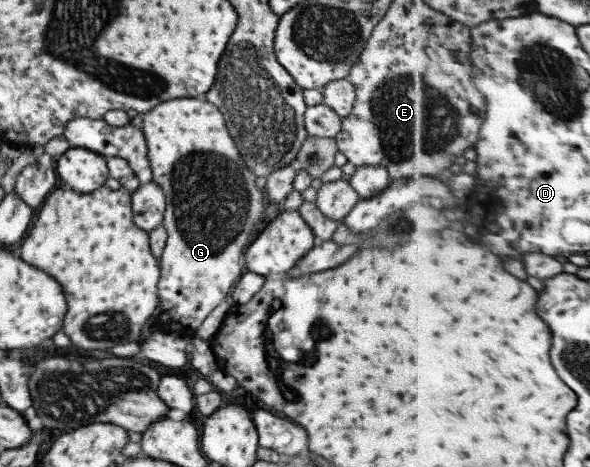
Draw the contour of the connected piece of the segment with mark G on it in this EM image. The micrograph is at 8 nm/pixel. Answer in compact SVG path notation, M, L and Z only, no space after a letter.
M191 97L169 99L139 114L136 121L146 143L152 181L162 189L166 203L162 226L167 237L158 261L158 306L151 318L160 331L192 333L207 314L226 299L234 283L246 271L242 255L258 231L256 224L268 201L263 190L254 186L255 175L245 167L245 161L235 151L233 141L223 127L223 115L211 103Z

